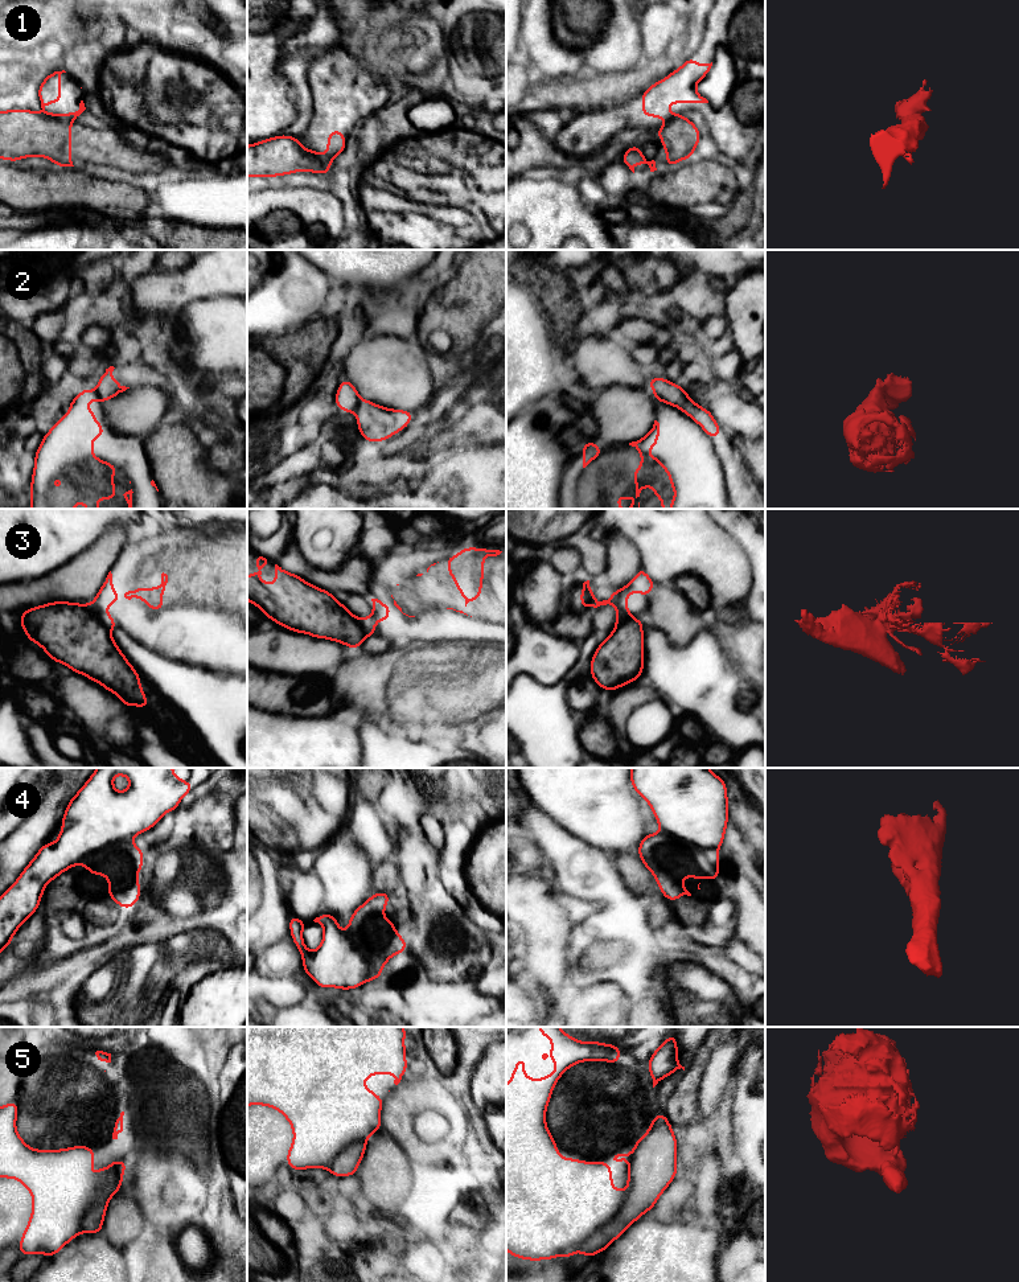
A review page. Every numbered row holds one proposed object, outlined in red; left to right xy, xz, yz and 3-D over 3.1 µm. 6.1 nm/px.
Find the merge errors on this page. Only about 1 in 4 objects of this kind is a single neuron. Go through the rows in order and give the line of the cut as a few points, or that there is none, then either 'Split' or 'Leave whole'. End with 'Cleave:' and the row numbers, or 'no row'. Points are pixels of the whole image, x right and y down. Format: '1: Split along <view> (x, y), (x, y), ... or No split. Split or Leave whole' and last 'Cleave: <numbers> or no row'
1: Split along xy (46, 114), (70, 122). Split
2: Split along xz (361, 399), (354, 410). Split
3: Split along xy (87, 604), (110, 629). Split
4: Split along yz (661, 829), (695, 846), (717, 850). Split
5: Split along yz (628, 1188), (620, 1209), (579, 1248). Split
Cleave: 1, 2, 3, 4, 5

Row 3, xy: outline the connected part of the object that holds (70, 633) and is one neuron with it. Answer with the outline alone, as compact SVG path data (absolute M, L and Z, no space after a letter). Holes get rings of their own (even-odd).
M53 601L26 609L21 613L20 621L28 638L44 648L45 654L54 662L61 662L74 673L83 674L89 679L98 682L106 690L118 695L126 708L130 706L148 708L139 673L124 657L110 629L100 622L89 604Z

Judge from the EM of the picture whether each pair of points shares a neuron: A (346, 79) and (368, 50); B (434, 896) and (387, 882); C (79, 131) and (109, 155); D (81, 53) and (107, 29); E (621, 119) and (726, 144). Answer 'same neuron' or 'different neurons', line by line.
A: different neurons
B: different neurons
C: same neuron
D: same neuron
E: same neuron

